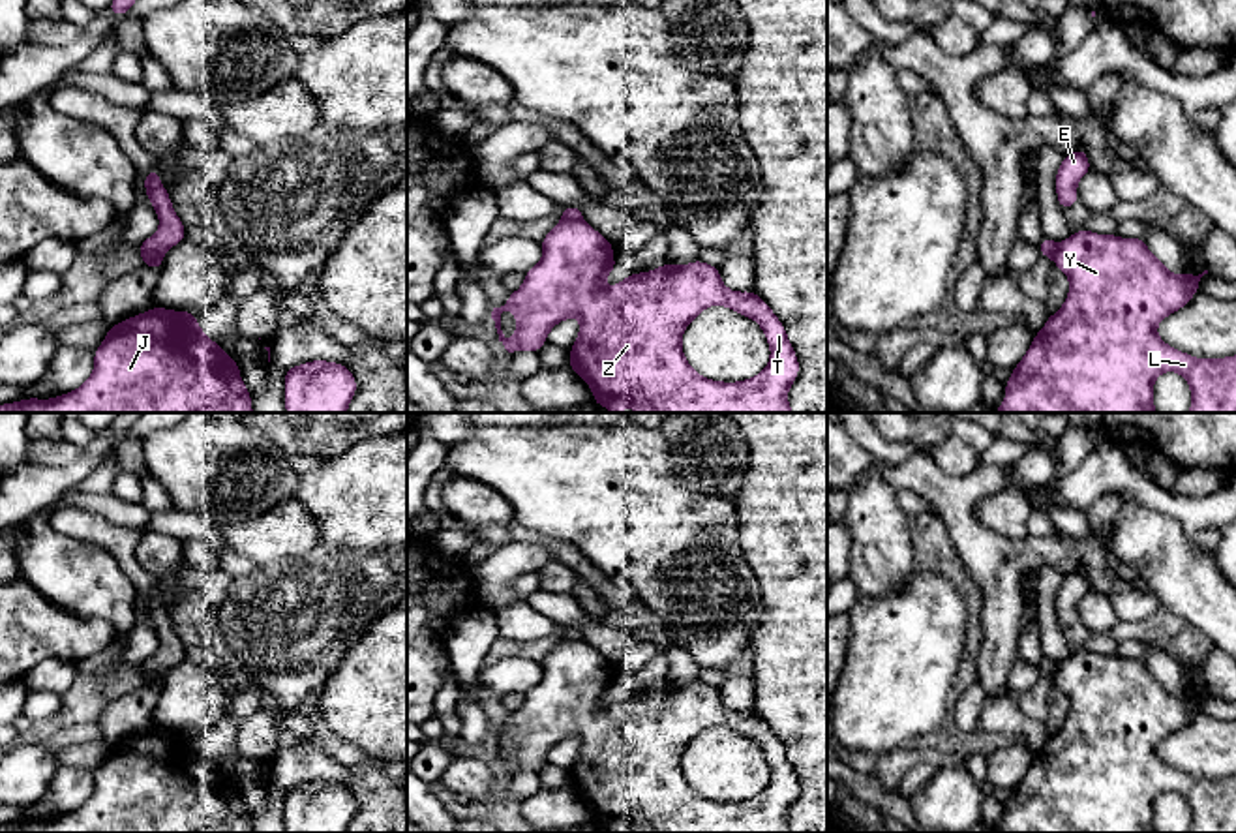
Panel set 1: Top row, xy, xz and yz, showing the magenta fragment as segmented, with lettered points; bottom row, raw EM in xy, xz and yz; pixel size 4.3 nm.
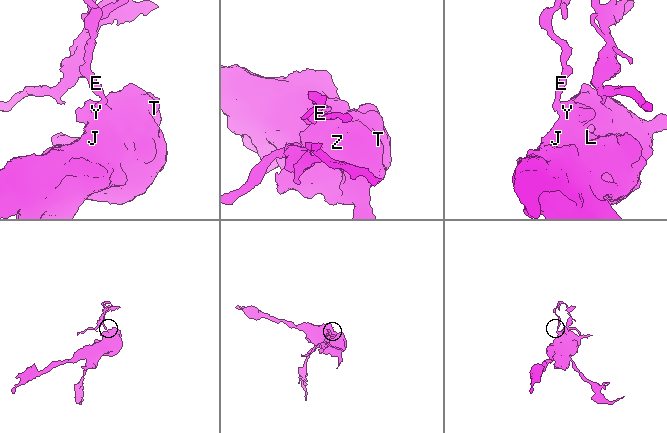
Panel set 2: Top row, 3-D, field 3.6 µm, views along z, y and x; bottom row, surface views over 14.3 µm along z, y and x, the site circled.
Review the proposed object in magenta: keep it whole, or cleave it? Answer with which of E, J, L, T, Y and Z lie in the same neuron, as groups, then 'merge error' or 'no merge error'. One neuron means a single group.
groups E / J L T Y Z; merge error

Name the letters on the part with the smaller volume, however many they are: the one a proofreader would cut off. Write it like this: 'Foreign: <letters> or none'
Foreign: E

